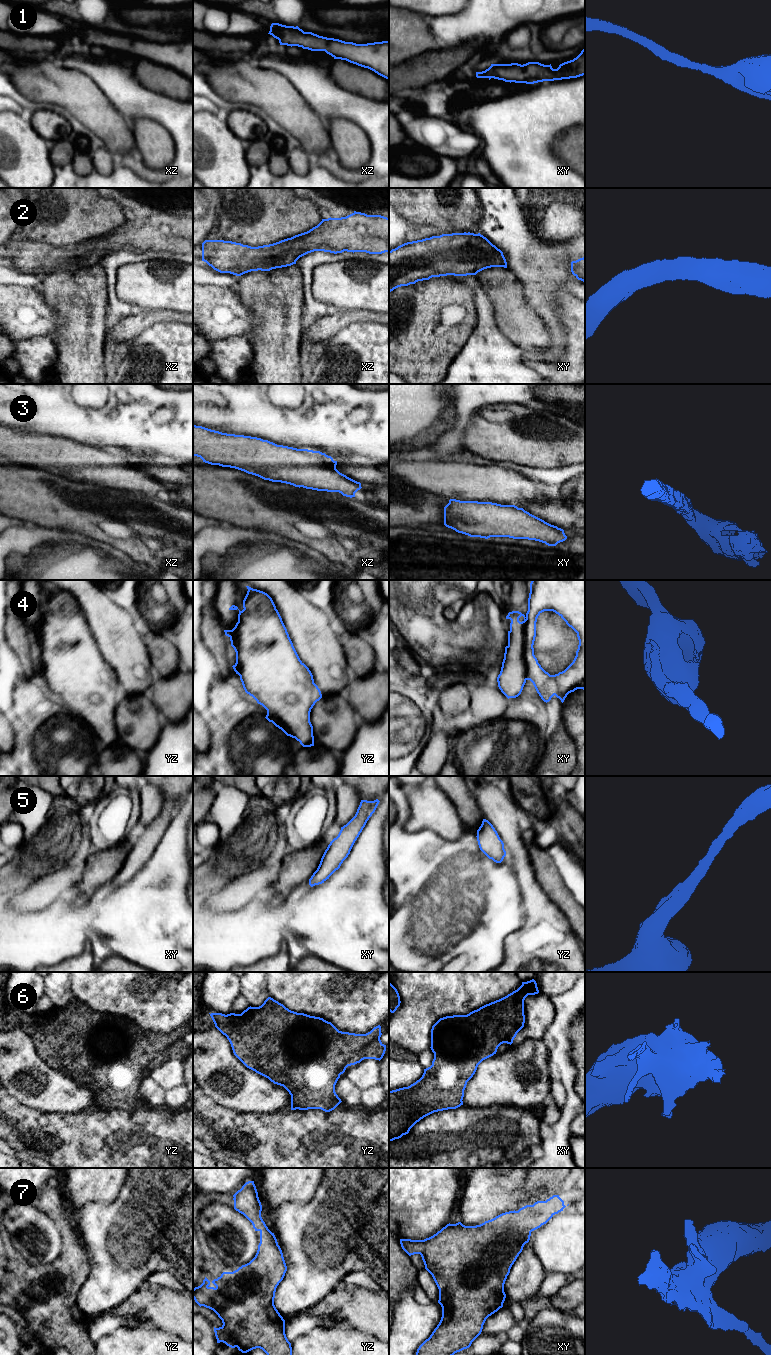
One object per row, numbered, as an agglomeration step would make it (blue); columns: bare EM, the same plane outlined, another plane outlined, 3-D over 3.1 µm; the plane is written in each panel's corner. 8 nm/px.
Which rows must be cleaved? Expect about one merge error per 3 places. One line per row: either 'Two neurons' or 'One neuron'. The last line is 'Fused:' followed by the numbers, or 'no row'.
1: One neuron
2: One neuron
3: One neuron
4: Two neurons
5: One neuron
6: One neuron
7: One neuron
Fused: 4

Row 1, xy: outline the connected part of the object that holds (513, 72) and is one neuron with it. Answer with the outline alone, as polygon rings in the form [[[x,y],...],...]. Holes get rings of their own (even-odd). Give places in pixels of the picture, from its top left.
[[[585,49],[573,60],[564,62],[557,69],[551,64],[544,65],[539,62],[526,64],[491,64],[482,72],[476,72],[477,78],[491,78],[505,82],[534,84],[543,81],[577,78],[585,75]]]

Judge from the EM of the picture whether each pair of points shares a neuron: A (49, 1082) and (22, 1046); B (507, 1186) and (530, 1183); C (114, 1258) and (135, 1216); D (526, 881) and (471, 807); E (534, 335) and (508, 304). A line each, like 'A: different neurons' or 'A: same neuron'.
A: same neuron
B: different neurons
C: same neuron
D: different neurons
E: same neuron

